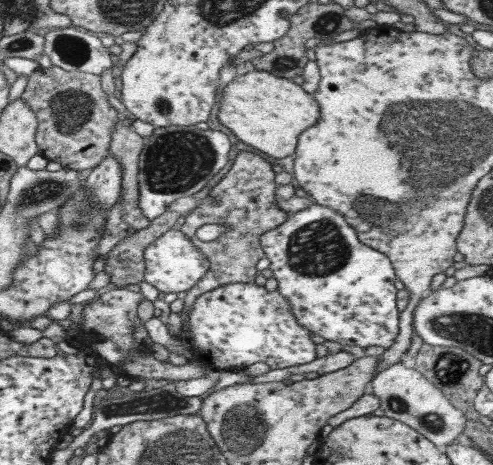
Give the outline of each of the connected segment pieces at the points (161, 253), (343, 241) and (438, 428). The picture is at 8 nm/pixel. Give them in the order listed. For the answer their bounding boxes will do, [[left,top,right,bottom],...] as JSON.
[[144,227,209,293],[261,203,400,349],[369,362,465,449]]

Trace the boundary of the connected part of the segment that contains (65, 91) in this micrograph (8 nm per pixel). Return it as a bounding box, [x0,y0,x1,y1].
[21,66,119,171]

